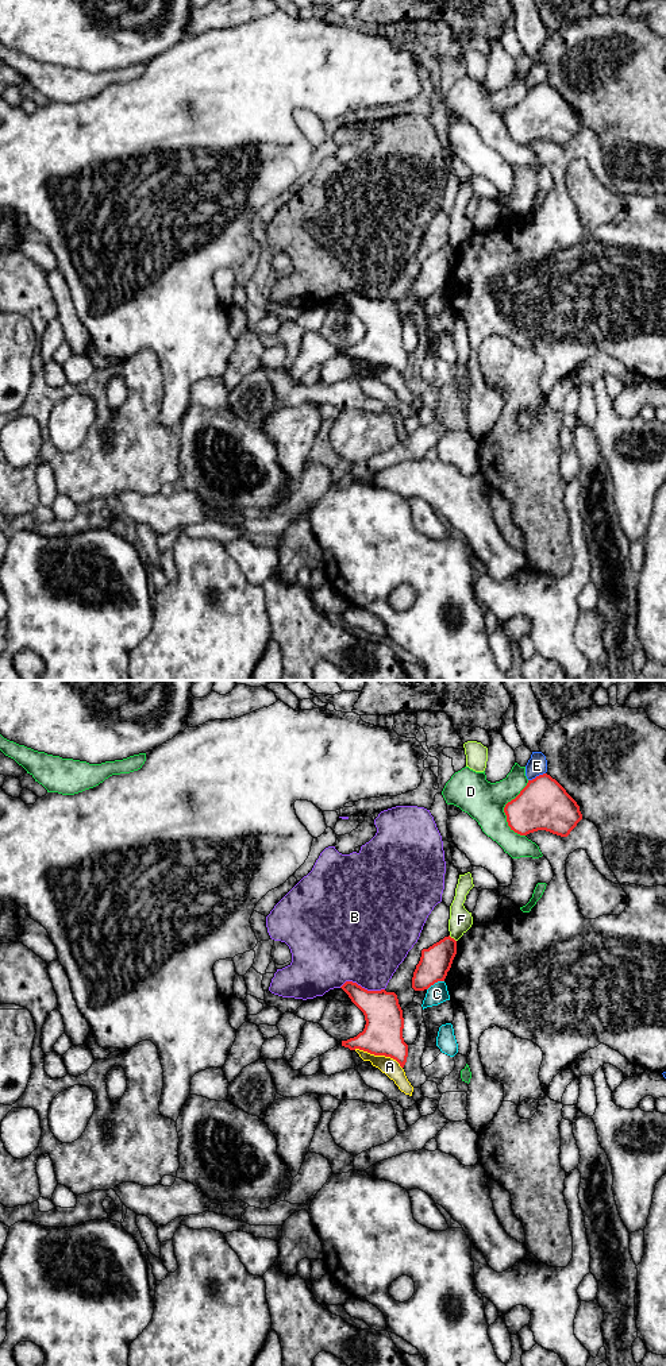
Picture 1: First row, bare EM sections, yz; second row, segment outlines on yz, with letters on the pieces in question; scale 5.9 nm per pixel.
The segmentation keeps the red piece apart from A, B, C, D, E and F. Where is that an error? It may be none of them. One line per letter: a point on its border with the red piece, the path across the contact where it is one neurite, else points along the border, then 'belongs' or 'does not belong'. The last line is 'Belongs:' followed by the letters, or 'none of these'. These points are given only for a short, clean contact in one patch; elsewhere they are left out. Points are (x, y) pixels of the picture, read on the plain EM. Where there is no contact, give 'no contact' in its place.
A: contact yz (378, 363); border yz (354, 358), (389, 365), (401, 377); does not belong
B: contact yz (361, 296); does not belong
C: contact yz (435, 290); does not belong
D: contact yz (504, 118); does not belong
E: contact yz (536, 85); does not belong
F: contact yz (453, 247); border yz (449, 244), (455, 250); does not belong
Belongs: none of these

